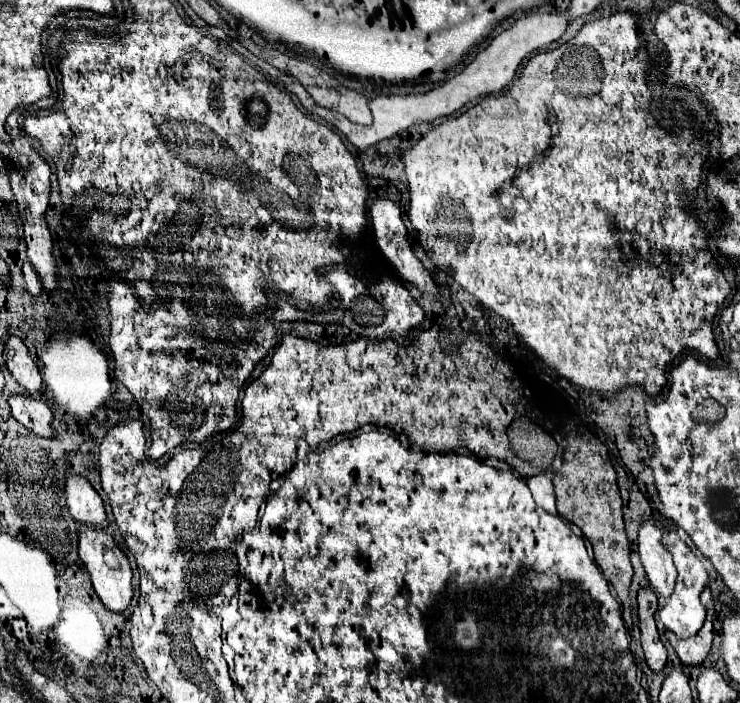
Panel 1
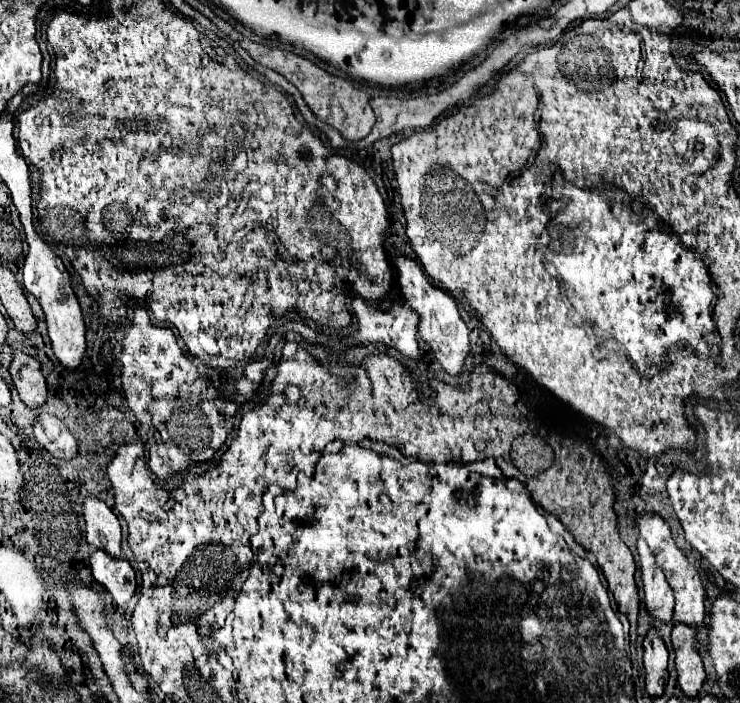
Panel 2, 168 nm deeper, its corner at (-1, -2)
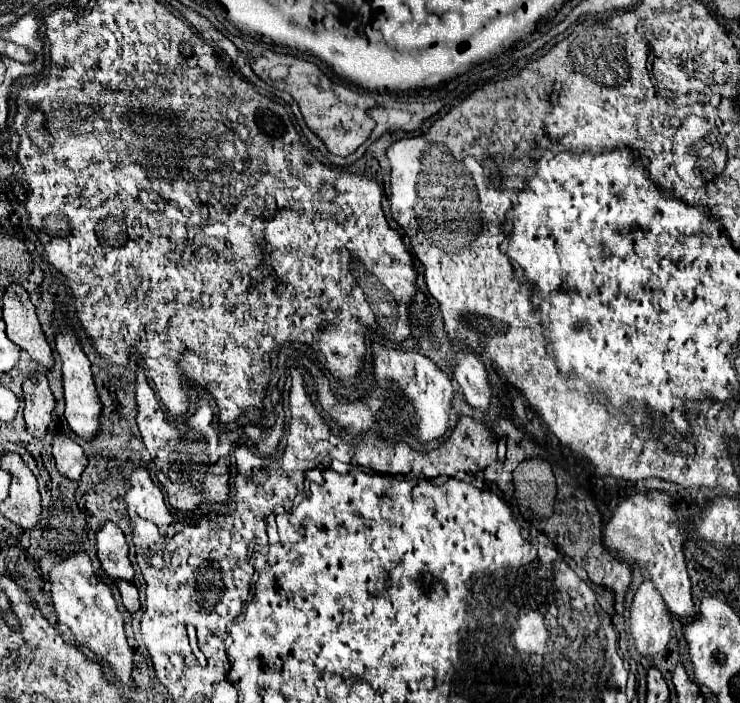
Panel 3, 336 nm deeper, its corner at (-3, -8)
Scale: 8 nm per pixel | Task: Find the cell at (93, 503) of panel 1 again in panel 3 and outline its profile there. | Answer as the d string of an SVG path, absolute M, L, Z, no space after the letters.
M105 522L97 536L95 536L95 546L97 546L97 558L101 562L101 568L111 576L111 578L133 578L133 566L127 558L127 542L121 532L121 528L113 522Z

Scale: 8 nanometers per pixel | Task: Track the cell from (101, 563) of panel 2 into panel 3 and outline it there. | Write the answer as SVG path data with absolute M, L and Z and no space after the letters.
M115 580L115 586L119 588L121 592L121 600L123 600L123 606L133 614L139 610L139 594L137 594L137 586L129 580Z

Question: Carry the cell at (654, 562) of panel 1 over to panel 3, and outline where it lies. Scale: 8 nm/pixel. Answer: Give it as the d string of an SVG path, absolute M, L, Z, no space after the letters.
M643 580L631 604L631 636L641 654L653 656L671 640L673 618L651 580Z

